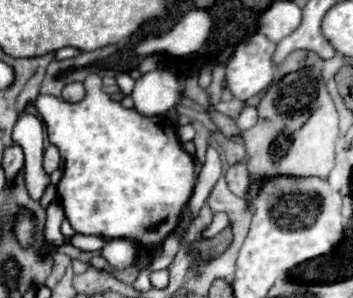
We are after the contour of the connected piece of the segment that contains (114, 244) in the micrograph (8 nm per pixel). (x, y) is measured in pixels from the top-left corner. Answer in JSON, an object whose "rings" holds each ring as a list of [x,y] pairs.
{"rings":[[[114,238],[114,240],[108,240],[106,242],[106,246],[102,248],[102,256],[112,266],[130,266],[134,262],[136,250],[138,250],[138,246],[134,244],[134,240]]]}

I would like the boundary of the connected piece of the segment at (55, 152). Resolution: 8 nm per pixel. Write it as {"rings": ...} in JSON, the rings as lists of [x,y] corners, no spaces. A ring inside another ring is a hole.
{"rings":[[[46,148],[44,150],[44,170],[48,174],[52,174],[62,162],[62,156],[60,156],[60,150],[58,148]]]}

